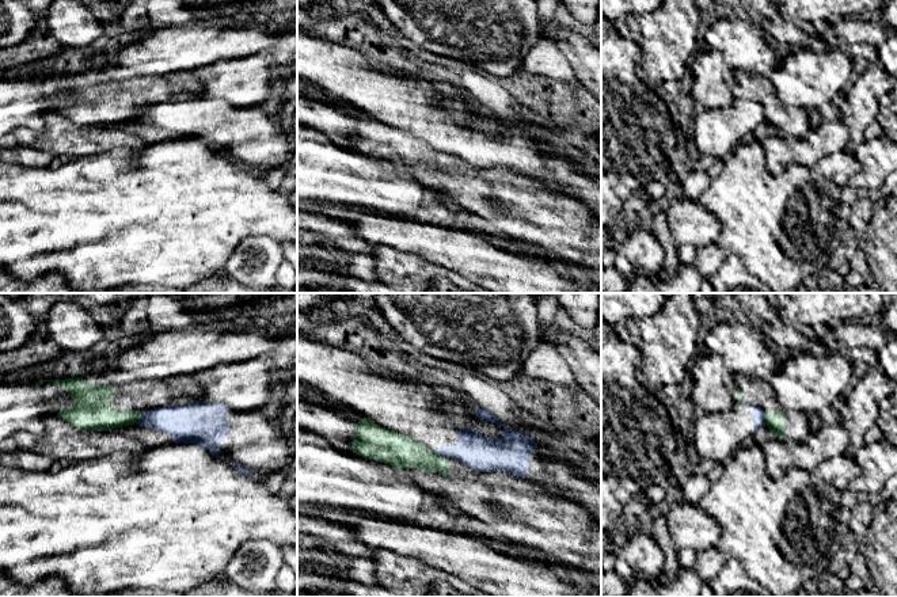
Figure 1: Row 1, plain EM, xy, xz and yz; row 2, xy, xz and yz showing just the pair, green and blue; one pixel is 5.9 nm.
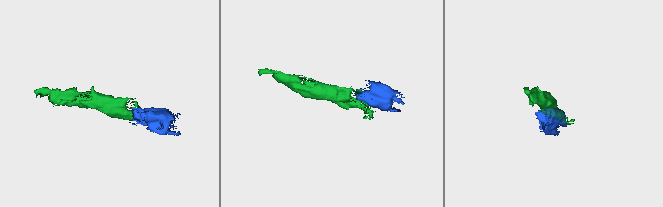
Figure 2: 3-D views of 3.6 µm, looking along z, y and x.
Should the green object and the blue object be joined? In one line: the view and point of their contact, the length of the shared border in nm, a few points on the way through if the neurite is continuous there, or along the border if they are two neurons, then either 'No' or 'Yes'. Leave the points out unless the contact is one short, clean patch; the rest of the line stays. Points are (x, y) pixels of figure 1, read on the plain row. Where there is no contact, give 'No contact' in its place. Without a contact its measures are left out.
Touches green at xz (443, 152). Shared border 90 nm. Boundary: xz (436, 149), (449, 153). No

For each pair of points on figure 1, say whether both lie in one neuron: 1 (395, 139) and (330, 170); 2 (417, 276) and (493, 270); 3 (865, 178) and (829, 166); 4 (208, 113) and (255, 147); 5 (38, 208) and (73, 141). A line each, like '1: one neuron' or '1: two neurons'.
1: two neurons
2: two neurons
3: two neurons
4: one neuron
5: two neurons

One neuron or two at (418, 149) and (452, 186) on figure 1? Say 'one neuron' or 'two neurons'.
one neuron

